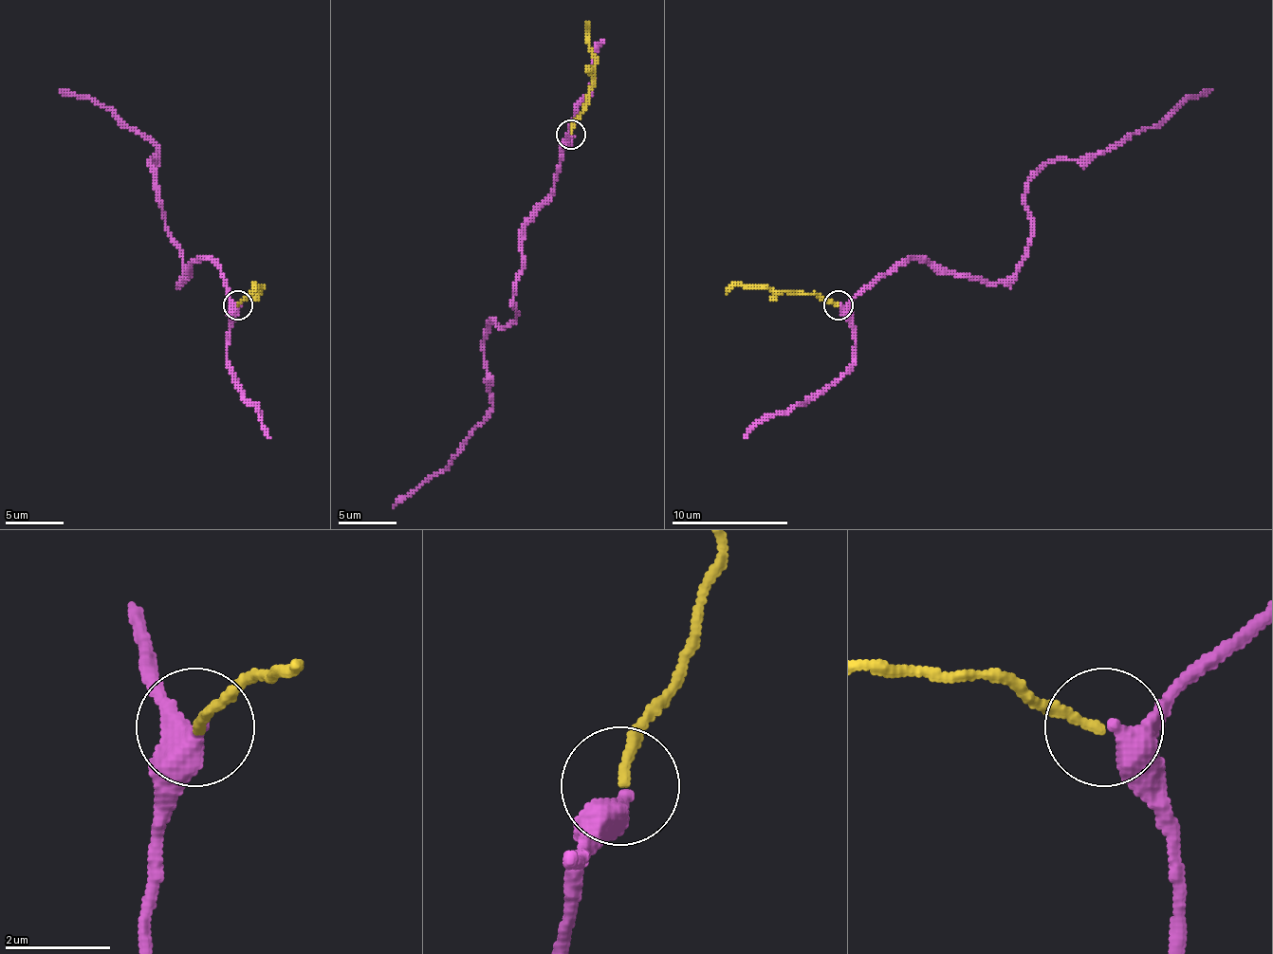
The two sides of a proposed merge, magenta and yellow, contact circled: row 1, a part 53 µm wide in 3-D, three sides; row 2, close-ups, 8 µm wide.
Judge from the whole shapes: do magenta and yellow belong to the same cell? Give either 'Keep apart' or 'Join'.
Join

